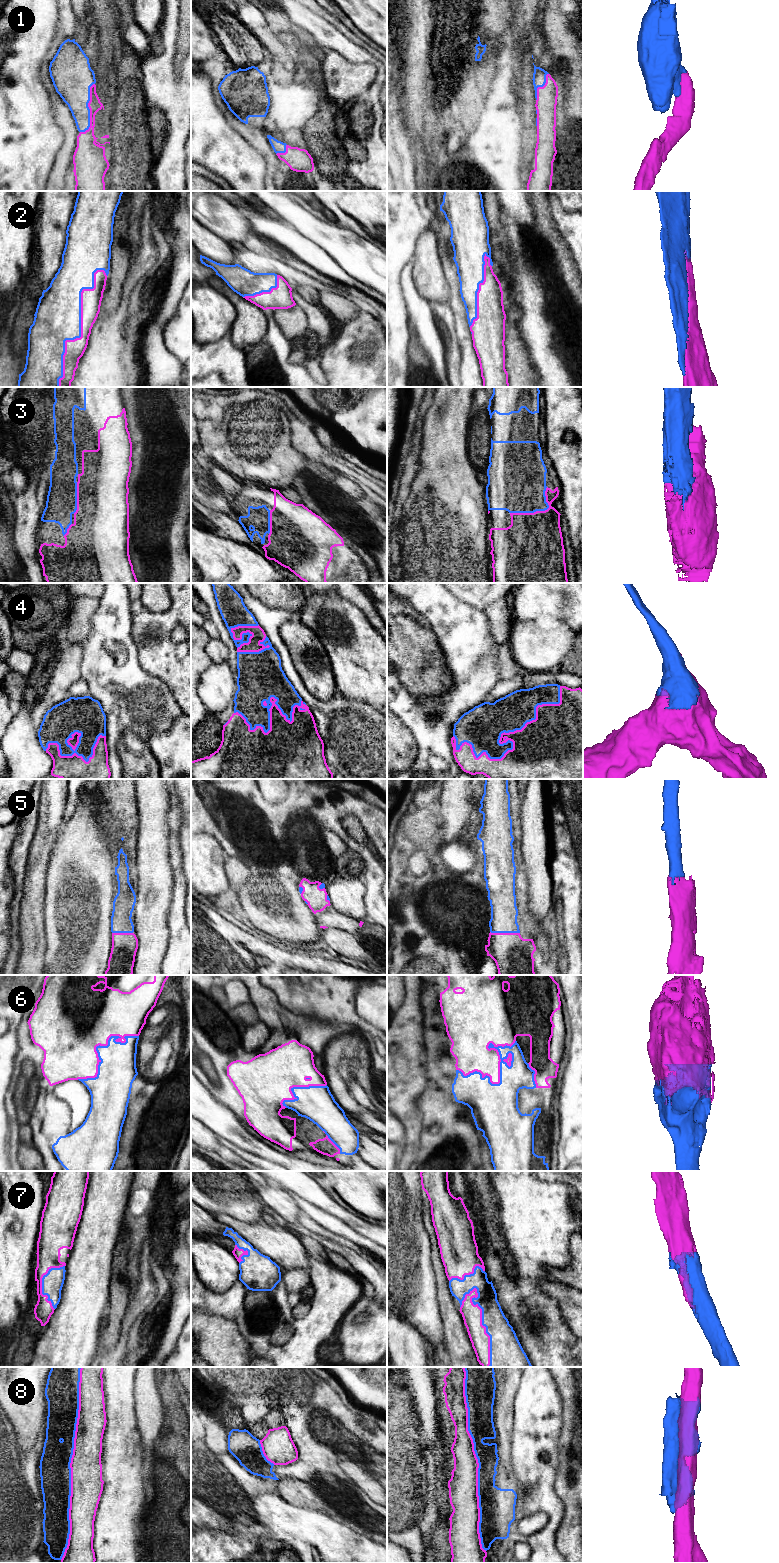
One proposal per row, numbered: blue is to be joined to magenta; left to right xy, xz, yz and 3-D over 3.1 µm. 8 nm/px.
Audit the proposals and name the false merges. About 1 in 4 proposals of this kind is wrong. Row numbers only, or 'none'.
8

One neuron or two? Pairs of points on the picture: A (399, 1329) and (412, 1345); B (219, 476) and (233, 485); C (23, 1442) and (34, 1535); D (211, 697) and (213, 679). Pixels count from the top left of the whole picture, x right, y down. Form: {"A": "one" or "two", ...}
{"A": "one", "B": "one", "C": "two", "D": "one"}

